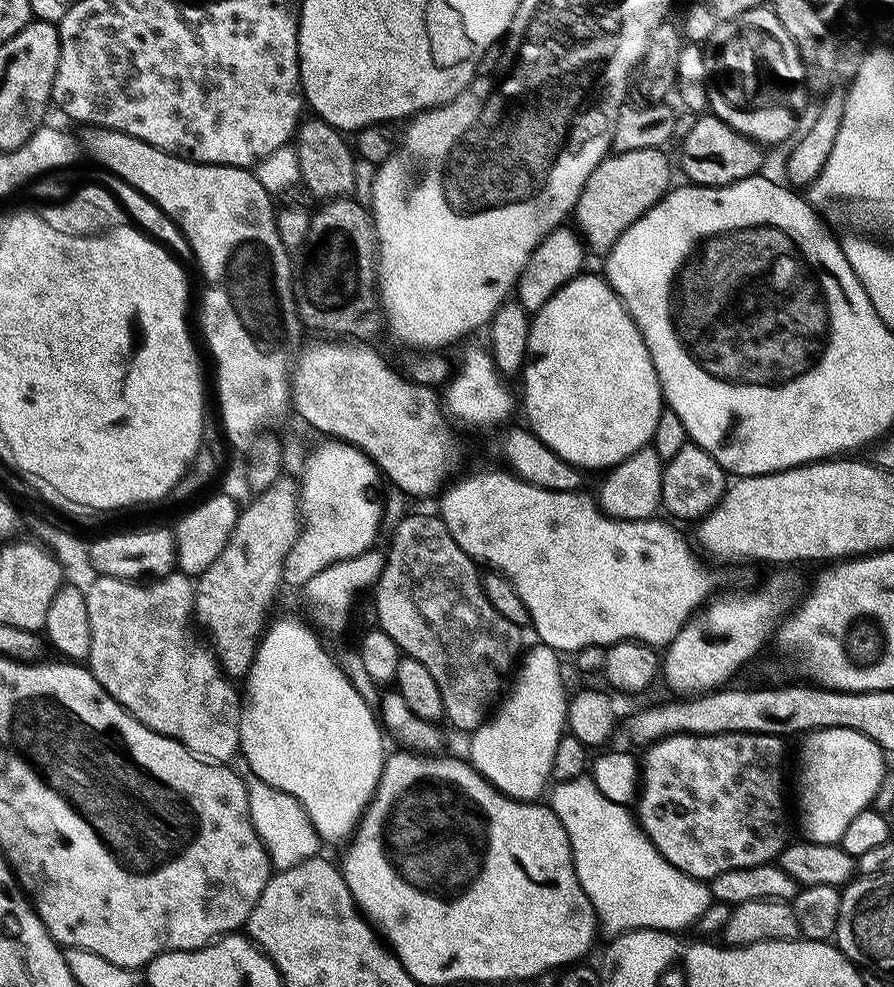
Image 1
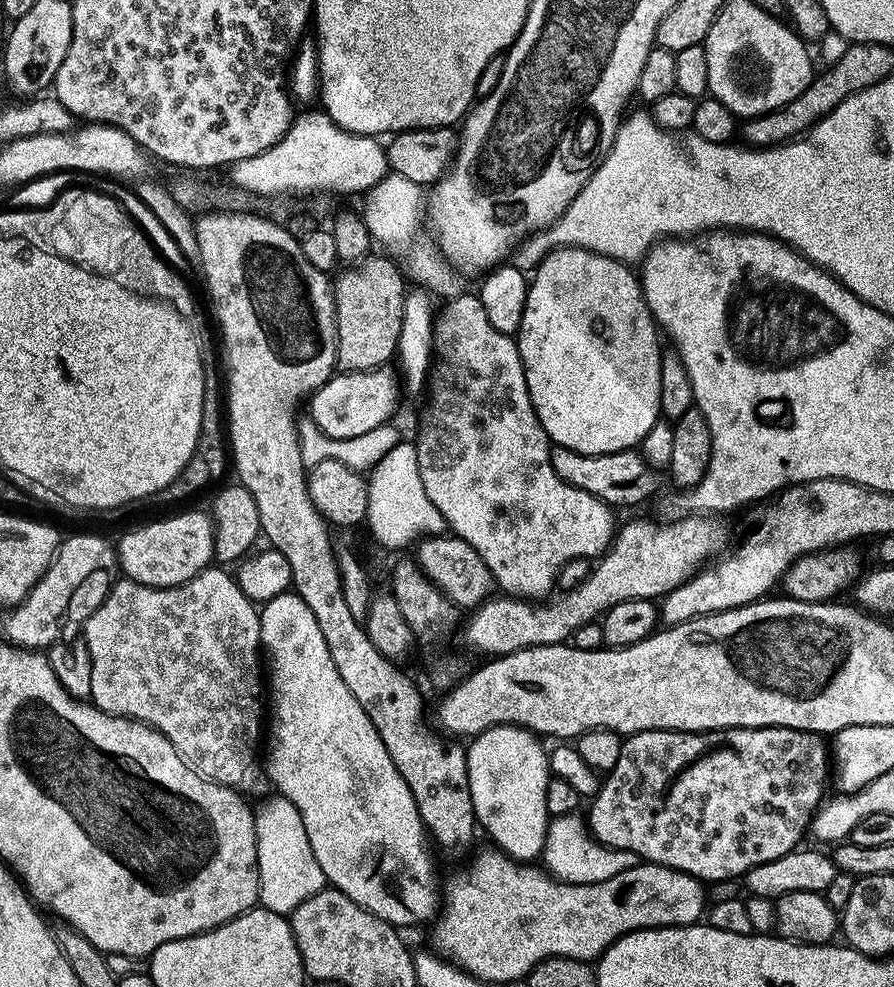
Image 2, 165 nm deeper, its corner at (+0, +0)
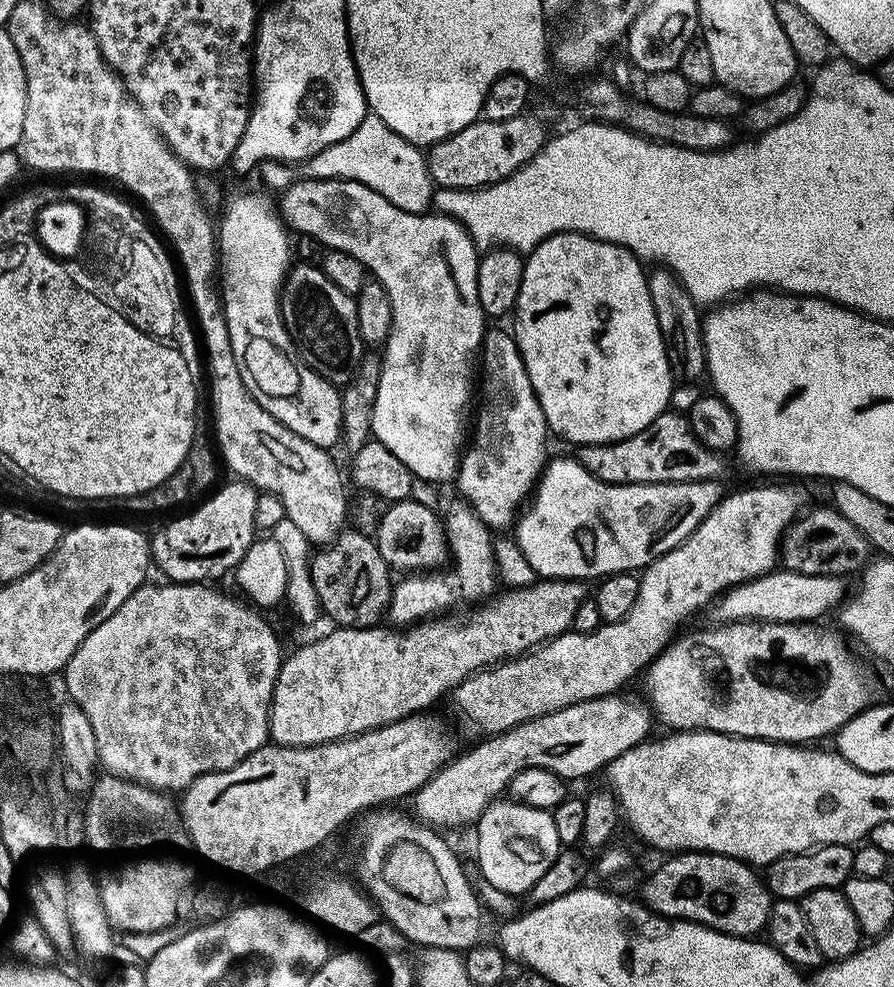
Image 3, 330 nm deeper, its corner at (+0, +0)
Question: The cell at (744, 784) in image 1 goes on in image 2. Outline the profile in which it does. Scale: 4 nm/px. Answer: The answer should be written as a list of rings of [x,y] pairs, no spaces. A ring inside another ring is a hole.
[[[655,728],[634,732],[623,737],[624,745],[618,754],[618,762],[603,777],[600,788],[591,797],[586,813],[587,829],[597,843],[618,851],[630,851],[641,861],[661,864],[679,872],[690,874],[705,882],[735,881],[762,862],[774,862],[782,854],[797,851],[800,839],[809,829],[816,809],[825,799],[824,783],[830,780],[830,748],[819,732],[807,732],[796,728],[726,728],[715,732],[673,732],[671,728]]]

